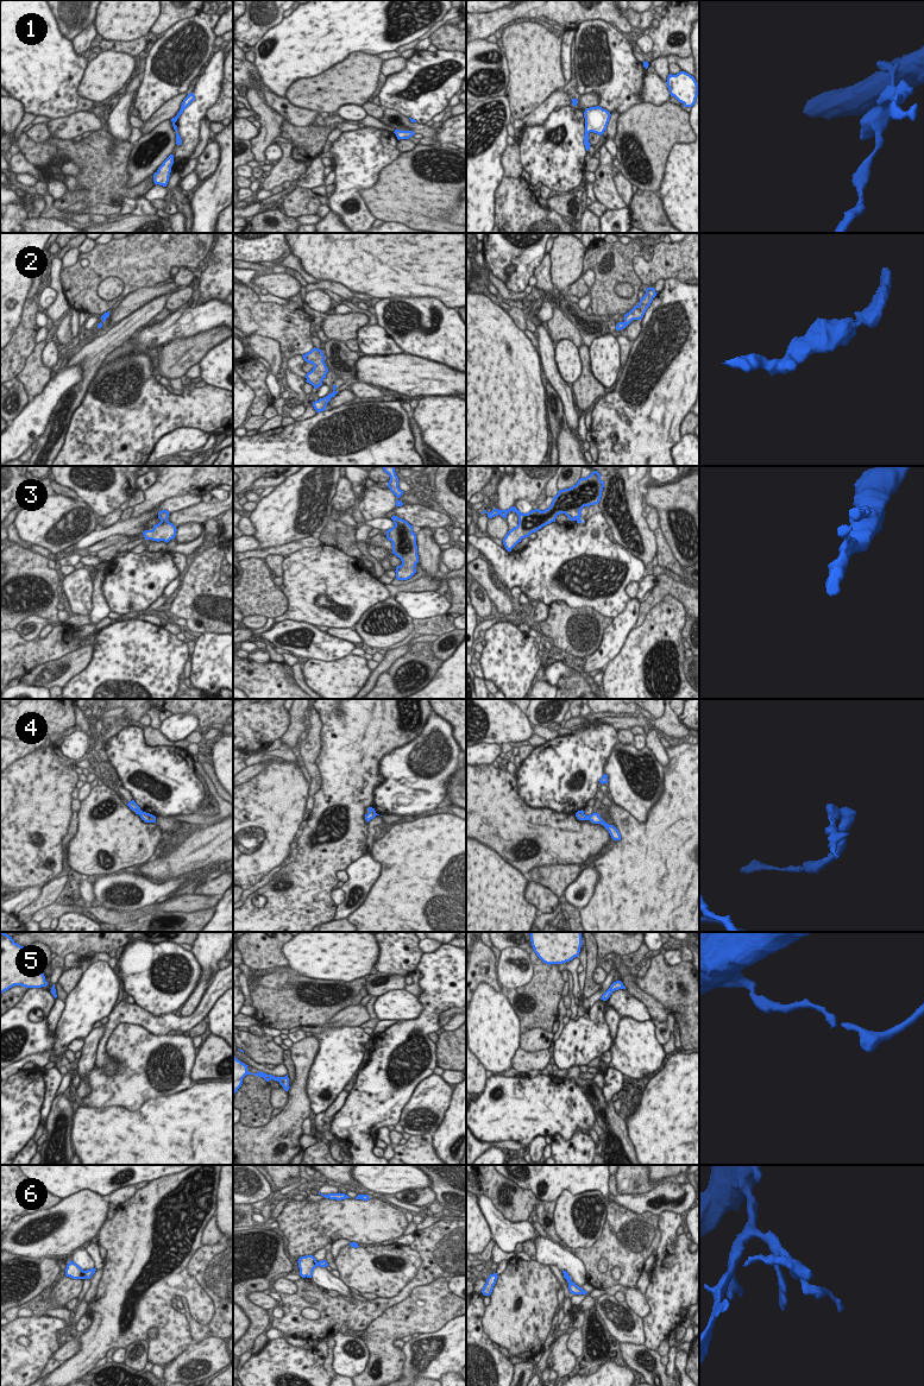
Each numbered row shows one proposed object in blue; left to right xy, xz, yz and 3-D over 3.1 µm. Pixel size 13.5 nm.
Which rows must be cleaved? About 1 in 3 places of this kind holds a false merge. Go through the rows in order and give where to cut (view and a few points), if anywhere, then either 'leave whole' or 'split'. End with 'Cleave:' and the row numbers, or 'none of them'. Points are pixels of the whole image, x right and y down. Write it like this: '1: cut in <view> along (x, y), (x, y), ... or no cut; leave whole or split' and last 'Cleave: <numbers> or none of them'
1: no cut; leave whole
2: no cut; leave whole
3: no cut; leave whole
4: cut in xy along (142, 811), (139, 814); split
5: no cut; leave whole
6: cut in xy along (85, 1271), (82, 1278); split
Cleave: 4, 6

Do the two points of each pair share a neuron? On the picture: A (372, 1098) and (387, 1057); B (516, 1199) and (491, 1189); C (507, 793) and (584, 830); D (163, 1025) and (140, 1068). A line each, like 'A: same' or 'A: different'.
A: same
B: same
C: same
D: different

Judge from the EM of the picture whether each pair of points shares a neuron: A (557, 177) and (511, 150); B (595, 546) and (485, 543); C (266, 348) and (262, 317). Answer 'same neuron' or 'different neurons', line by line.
A: different neurons
B: same neuron
C: different neurons

